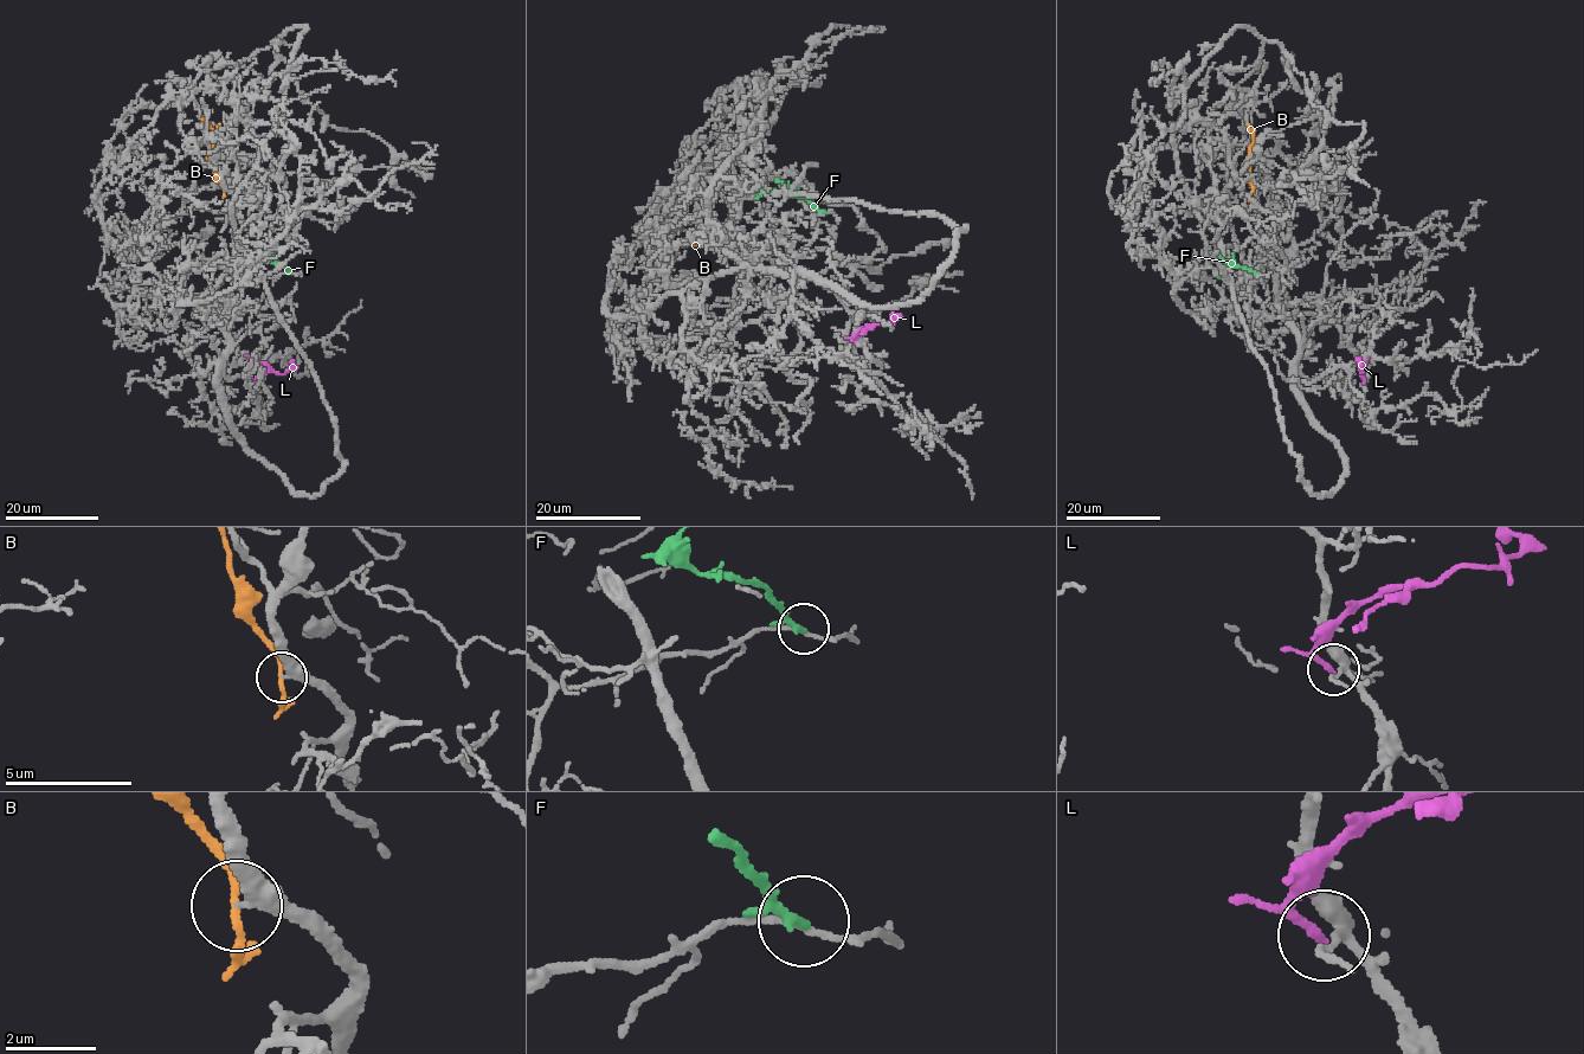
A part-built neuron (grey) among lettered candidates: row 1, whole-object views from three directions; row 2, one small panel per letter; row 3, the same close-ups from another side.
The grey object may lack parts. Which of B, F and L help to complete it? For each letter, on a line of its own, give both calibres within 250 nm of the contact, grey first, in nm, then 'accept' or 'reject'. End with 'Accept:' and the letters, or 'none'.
B: calibres 180 and 160 nm; reject
F: calibres 140 and 160 nm; reject
L: calibres 240 and 190 nm; reject
Accept: none

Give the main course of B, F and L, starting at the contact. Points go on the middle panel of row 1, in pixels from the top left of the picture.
B: (722, 232), (718, 238), (694, 238), (694, 243), (674, 240)
F: (824, 212), (800, 195), (764, 188), (755, 197)
L: (857, 342), (855, 339), (857, 333), (884, 321), (894, 321), (896, 316), (892, 313)

